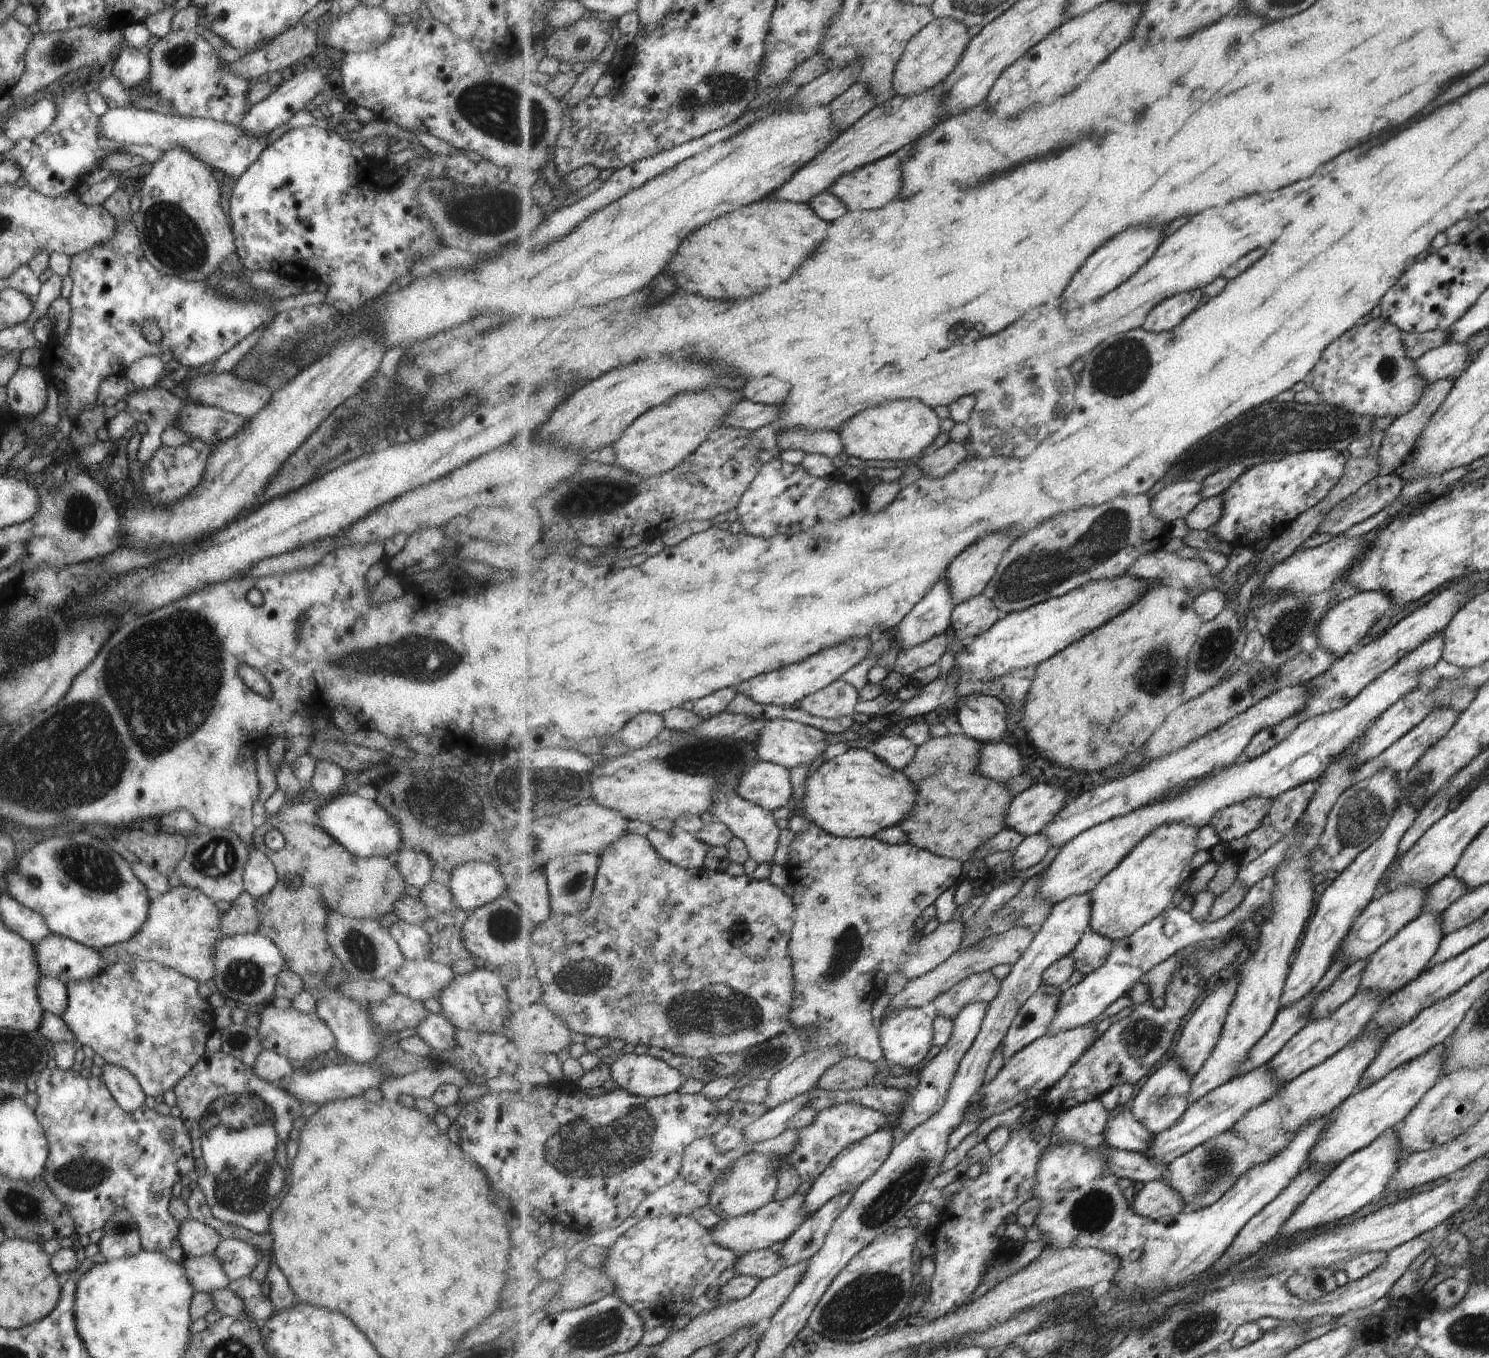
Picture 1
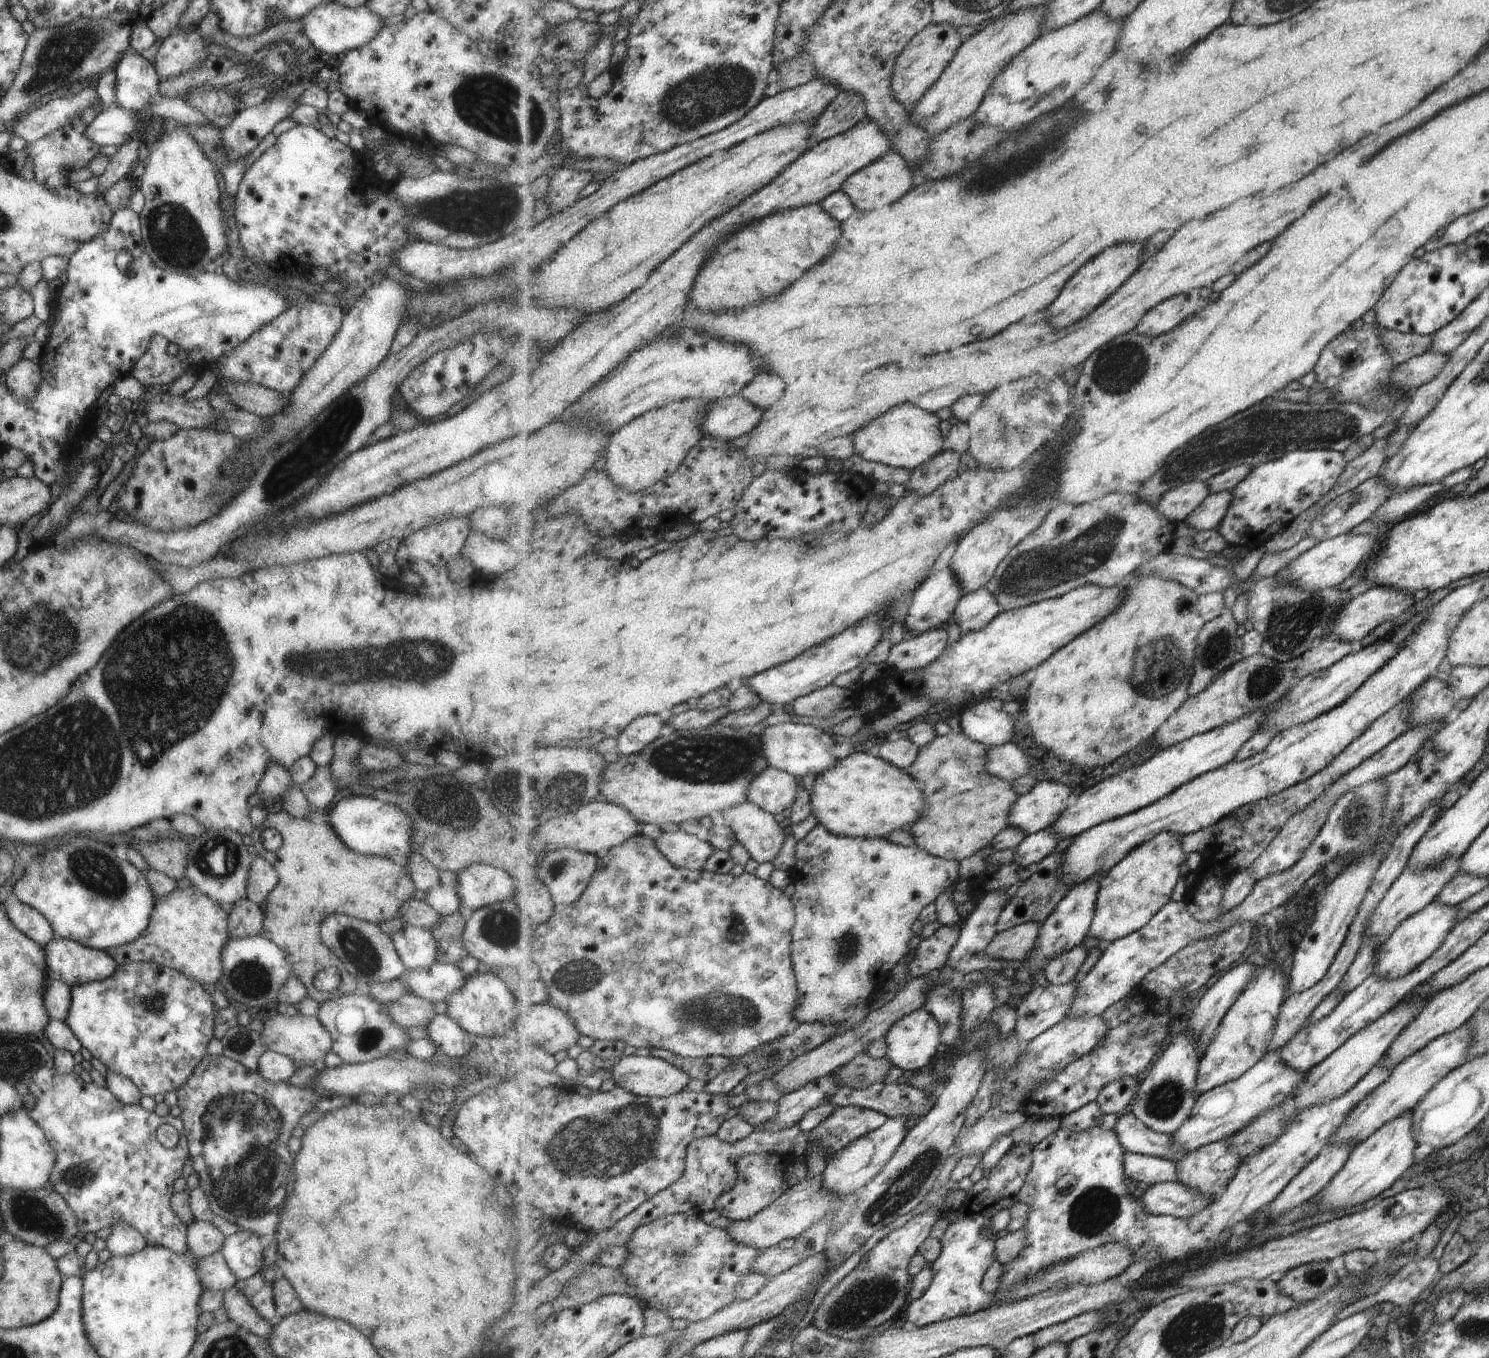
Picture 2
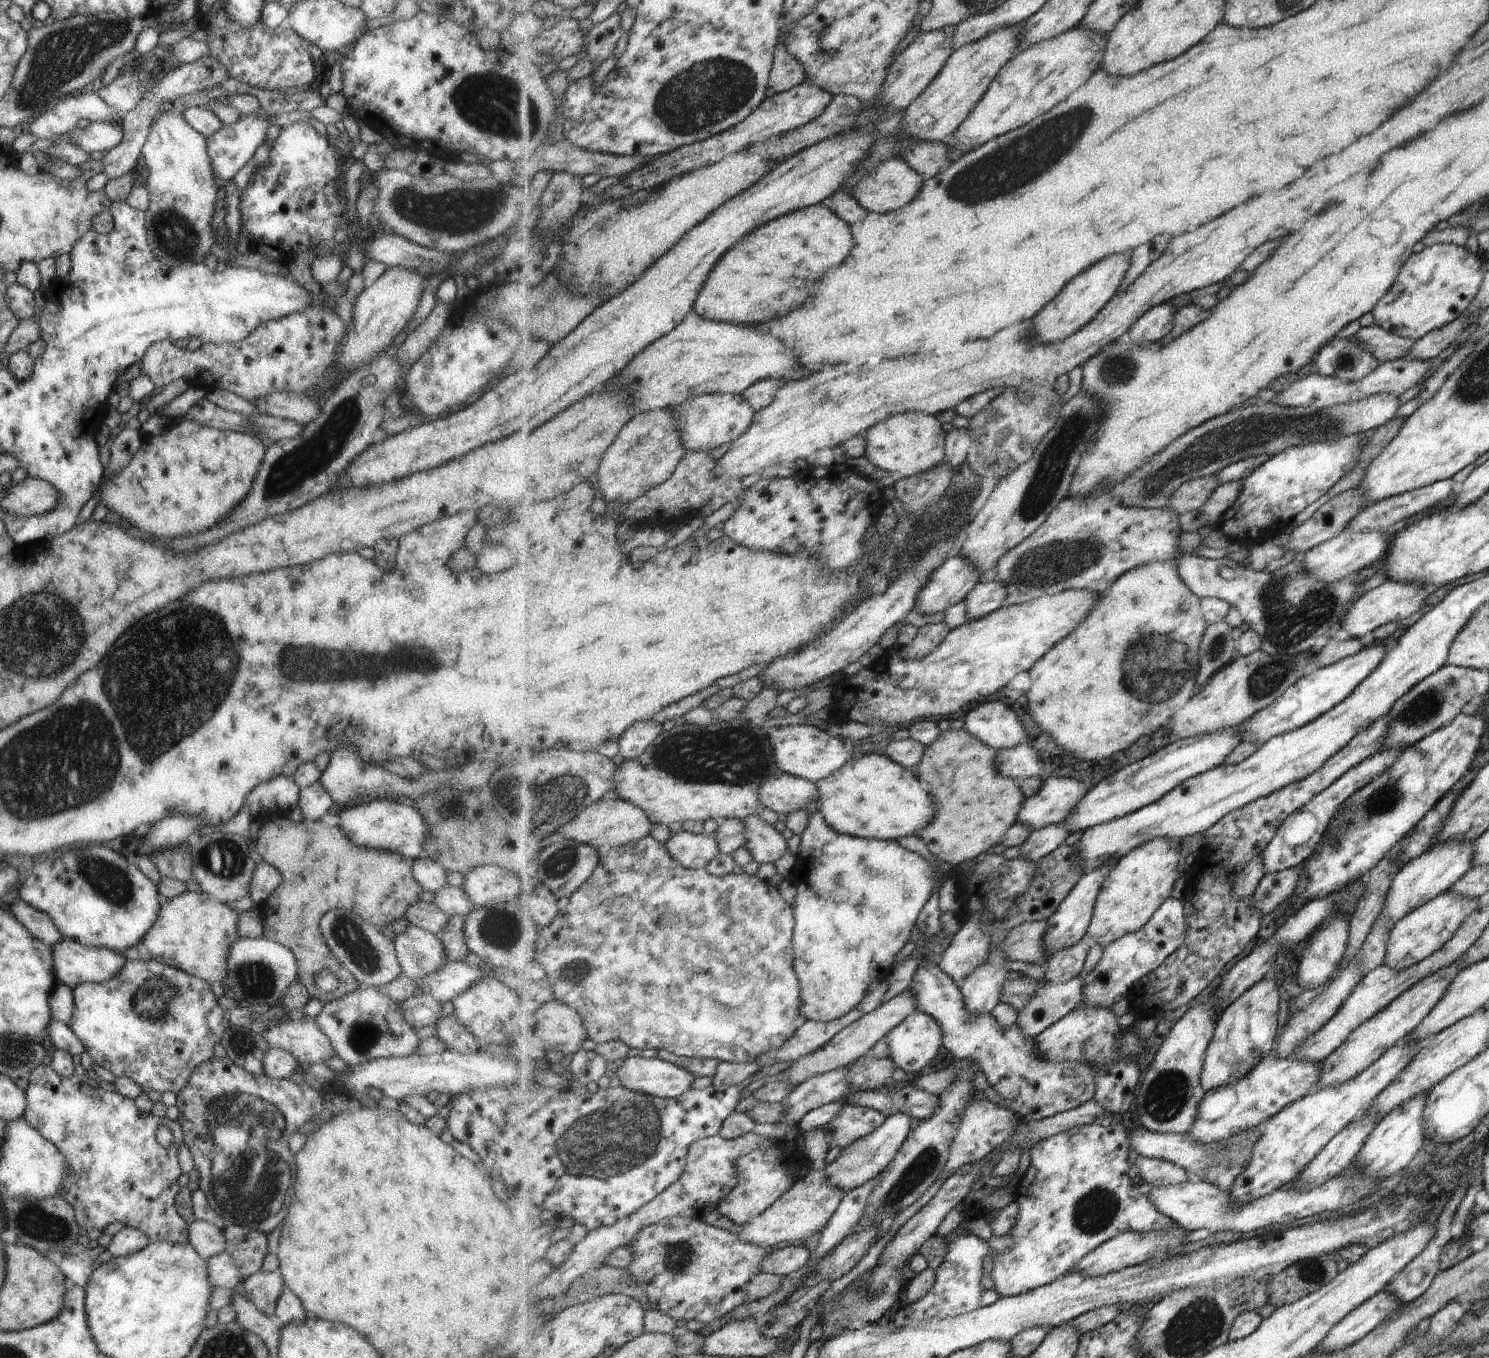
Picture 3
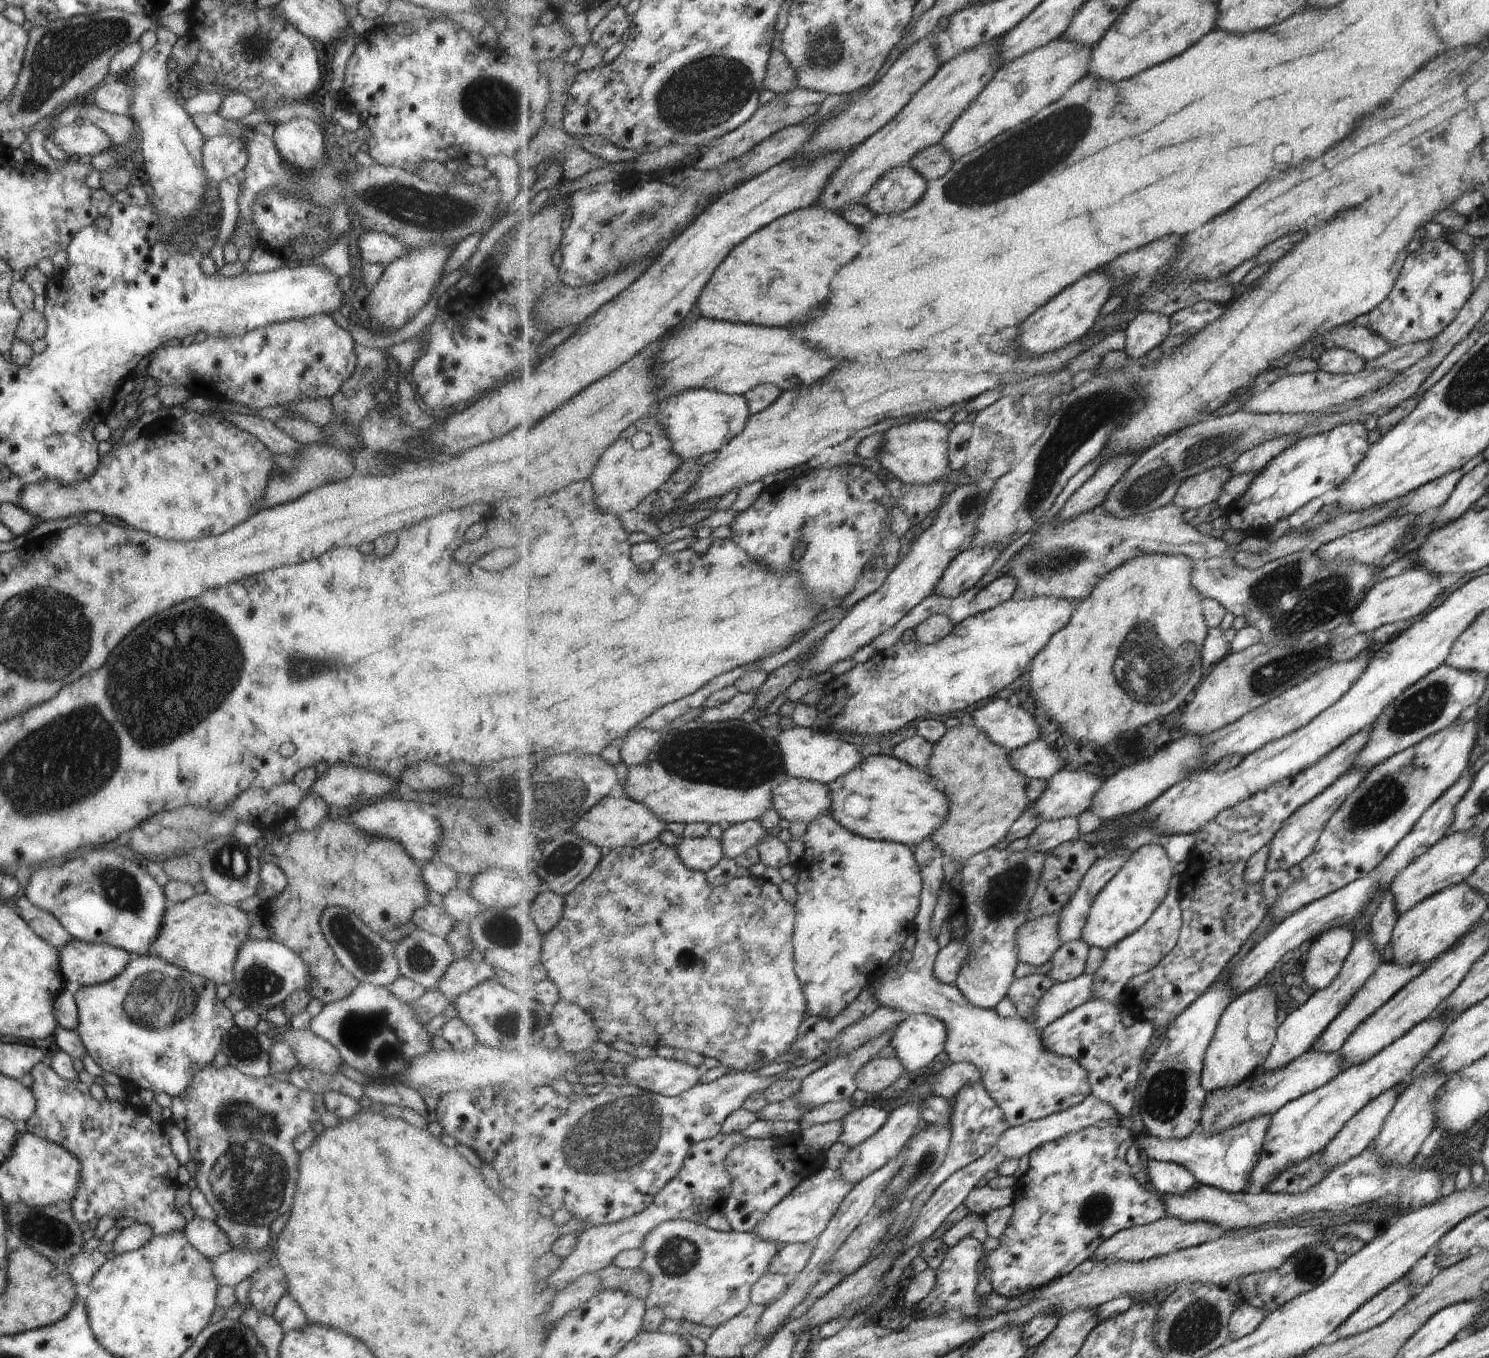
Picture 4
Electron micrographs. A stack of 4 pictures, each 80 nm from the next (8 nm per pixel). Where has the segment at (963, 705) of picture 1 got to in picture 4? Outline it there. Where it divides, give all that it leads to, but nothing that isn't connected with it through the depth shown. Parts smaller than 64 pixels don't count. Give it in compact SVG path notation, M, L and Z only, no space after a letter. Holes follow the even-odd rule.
M996 699L971 713L977 726L999 746L1012 751L1037 741L1039 726L1035 718L1017 706L1017 700Z

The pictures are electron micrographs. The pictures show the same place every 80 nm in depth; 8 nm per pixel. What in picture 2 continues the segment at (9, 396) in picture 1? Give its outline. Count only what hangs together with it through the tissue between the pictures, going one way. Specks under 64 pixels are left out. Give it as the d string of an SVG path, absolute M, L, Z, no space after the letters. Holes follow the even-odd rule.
M20 357L18 362L15 362L3 378L6 388L13 392L13 396L17 396L19 400L27 400L39 384L39 367L35 362L26 360Z

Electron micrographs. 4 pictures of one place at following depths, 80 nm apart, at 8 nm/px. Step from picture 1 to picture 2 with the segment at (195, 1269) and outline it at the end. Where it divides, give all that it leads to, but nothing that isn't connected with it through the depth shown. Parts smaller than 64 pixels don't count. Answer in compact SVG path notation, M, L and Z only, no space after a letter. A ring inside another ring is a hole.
M221 1252L197 1259L197 1276L201 1284L208 1290L225 1291L234 1287L237 1278L233 1276L229 1266L225 1264Z

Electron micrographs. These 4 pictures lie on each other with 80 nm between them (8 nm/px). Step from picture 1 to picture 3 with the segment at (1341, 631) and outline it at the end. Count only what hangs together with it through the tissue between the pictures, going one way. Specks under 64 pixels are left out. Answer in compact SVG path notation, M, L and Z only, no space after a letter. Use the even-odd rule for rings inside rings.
M1383 581L1382 584L1368 590L1363 598L1358 598L1350 606L1344 620L1338 625L1343 628L1351 639L1359 639L1363 634L1375 630L1381 624L1395 623L1396 620L1408 617L1424 603L1428 594L1435 591L1436 586L1422 585L1421 583L1400 583L1397 581Z

